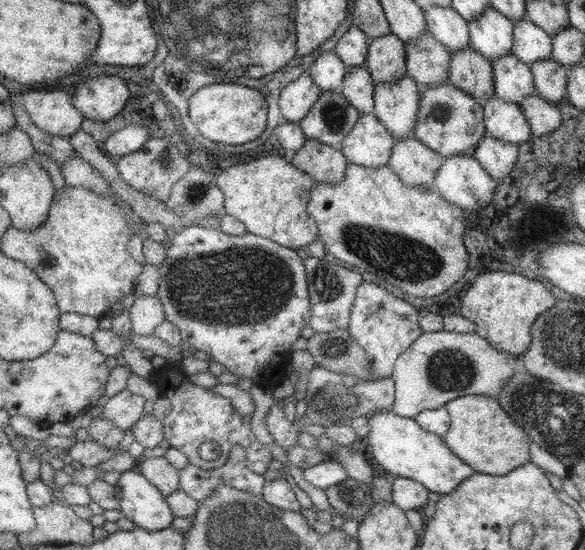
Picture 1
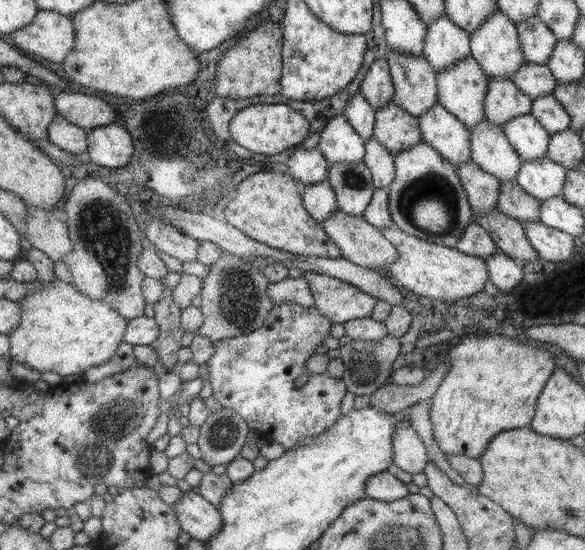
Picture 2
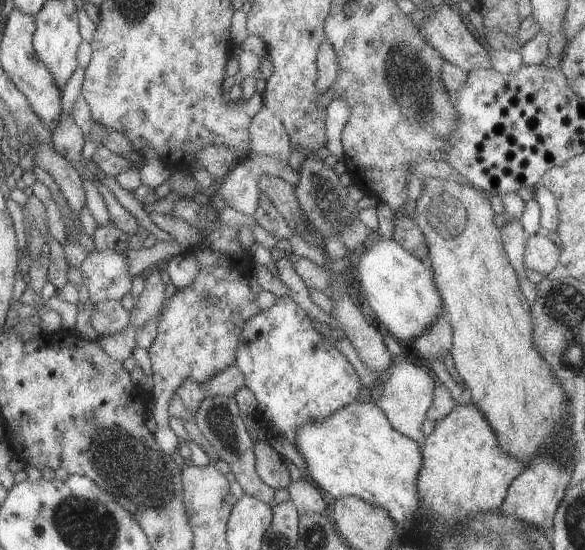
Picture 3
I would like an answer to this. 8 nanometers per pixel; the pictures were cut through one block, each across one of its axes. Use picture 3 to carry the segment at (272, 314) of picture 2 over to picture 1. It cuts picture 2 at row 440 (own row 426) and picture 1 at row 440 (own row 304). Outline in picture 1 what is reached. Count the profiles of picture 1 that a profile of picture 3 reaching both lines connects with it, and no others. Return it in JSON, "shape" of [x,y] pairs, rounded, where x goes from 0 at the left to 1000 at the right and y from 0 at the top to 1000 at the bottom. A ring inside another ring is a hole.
{"shape":[[[468,727],[458,742],[453,758],[453,775],[467,804],[491,822],[499,811],[509,807],[508,791],[513,787],[511,773],[499,771],[484,753],[484,731]]]}

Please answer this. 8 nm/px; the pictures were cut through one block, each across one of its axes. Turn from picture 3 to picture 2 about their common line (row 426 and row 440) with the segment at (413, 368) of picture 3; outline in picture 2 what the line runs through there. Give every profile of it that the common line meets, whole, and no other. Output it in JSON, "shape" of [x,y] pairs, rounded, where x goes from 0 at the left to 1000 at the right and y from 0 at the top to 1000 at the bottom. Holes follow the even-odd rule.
{"shape":[[[680,758],[677,780],[670,789],[670,816],[670,842],[703,864],[721,858],[730,844],[726,811],[701,776],[699,758]]]}

